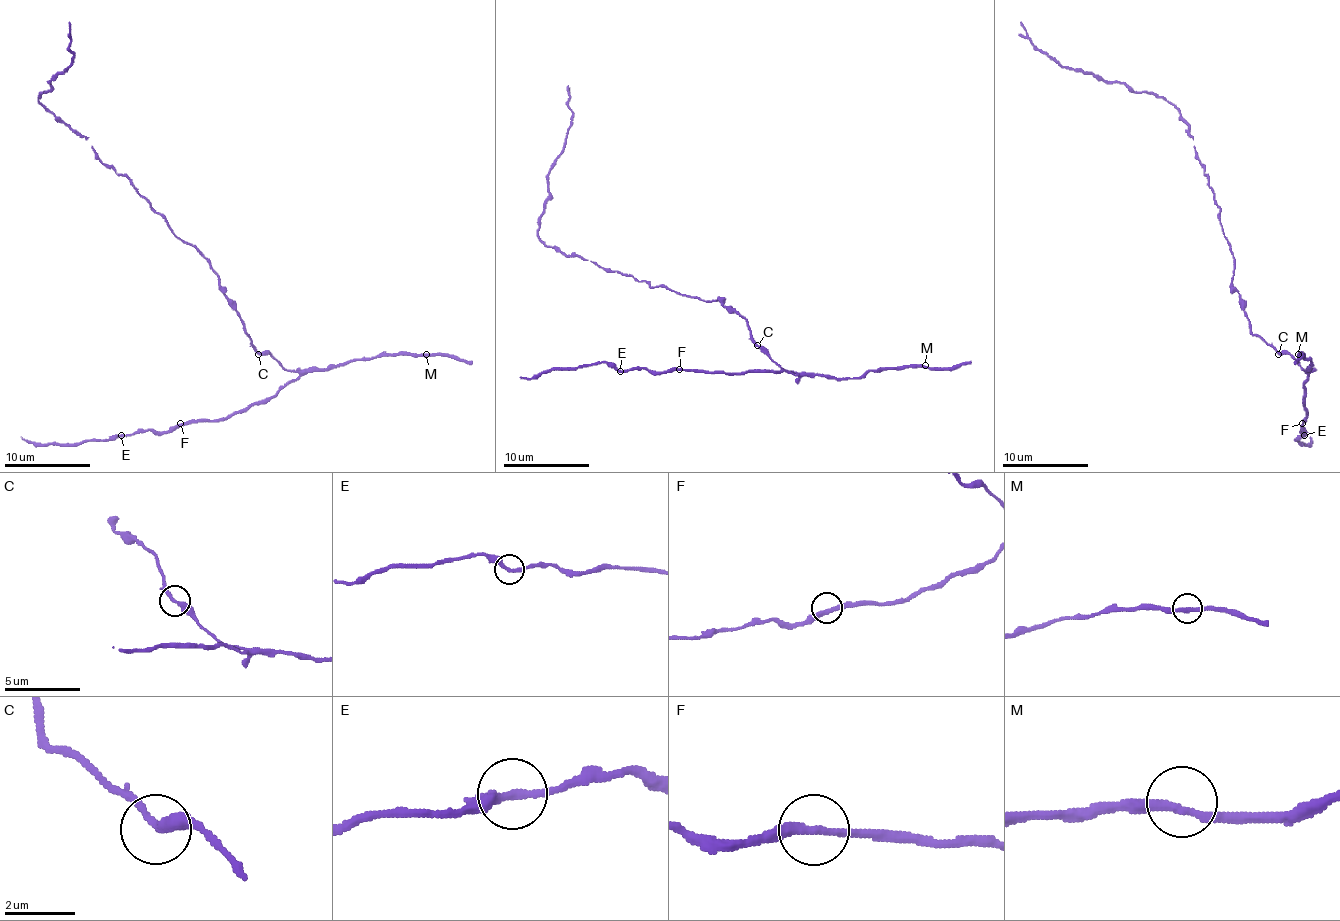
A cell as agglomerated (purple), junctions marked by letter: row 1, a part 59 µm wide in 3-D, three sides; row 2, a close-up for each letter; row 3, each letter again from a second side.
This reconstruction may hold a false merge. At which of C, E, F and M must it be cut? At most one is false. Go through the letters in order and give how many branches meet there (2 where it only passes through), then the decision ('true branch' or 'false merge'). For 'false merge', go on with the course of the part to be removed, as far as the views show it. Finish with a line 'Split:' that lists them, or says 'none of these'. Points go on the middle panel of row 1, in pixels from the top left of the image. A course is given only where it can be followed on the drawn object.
C: branches 2; true branch
E: branches 2; true branch
F: branches 2; true branch
M: branches 2; true branch
Split: none of these

